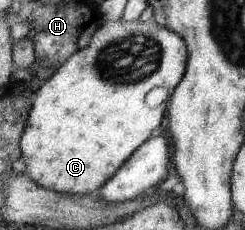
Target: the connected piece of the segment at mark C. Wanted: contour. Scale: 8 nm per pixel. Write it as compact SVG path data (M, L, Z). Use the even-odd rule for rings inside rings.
M121 18L118 21L104 21L97 31L92 36L92 39L87 47L76 51L69 59L66 59L62 64L56 66L54 74L46 79L45 83L32 95L32 104L28 113L26 126L23 135L20 137L20 148L22 151L23 161L26 163L25 174L27 174L35 183L47 189L66 193L87 195L97 193L115 172L129 159L130 155L142 144L147 141L151 135L158 131L159 126L163 123L165 110L168 108L168 101L173 93L173 90L179 85L186 68L188 58L188 49L180 35L174 31L169 31L166 27L161 27L154 19L146 22L135 20L125 21ZM153 89L163 89L165 91L165 99L157 105L150 107L145 102L145 95Z

